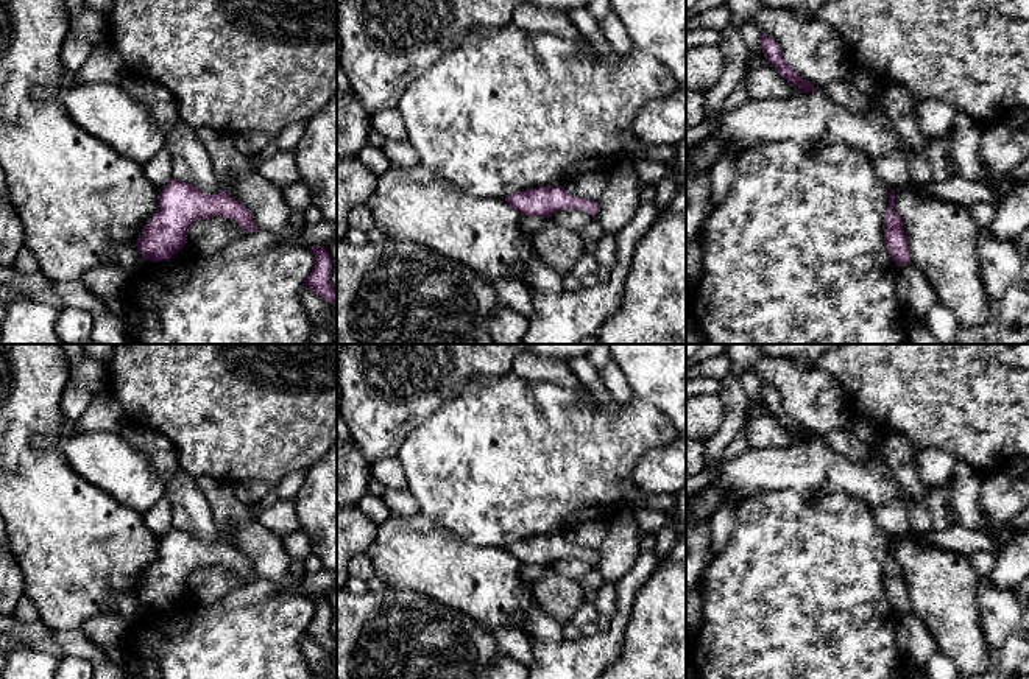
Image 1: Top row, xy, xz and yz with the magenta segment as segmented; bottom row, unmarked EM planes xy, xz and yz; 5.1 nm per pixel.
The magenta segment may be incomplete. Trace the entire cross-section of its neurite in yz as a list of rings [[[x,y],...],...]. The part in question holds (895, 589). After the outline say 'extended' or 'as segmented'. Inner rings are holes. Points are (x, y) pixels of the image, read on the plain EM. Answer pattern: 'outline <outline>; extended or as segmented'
outline [[[889,540],[889,556],[884,562],[884,587],[886,596],[898,615],[911,612],[907,589],[903,578],[903,570],[895,559],[895,540]]]; as segmented

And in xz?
outline [[[539,536],[525,540],[516,540],[505,550],[522,565],[550,567],[557,559],[577,558],[588,561],[592,567],[597,564],[597,551],[569,544],[564,536]]]; as segmented

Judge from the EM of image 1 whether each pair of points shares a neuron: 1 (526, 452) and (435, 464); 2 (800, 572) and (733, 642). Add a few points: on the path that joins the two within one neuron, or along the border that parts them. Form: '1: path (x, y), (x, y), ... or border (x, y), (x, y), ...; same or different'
1: path (504, 460), (468, 460), (463, 464), (457, 464); same
2: path (786, 589), (750, 625); same

